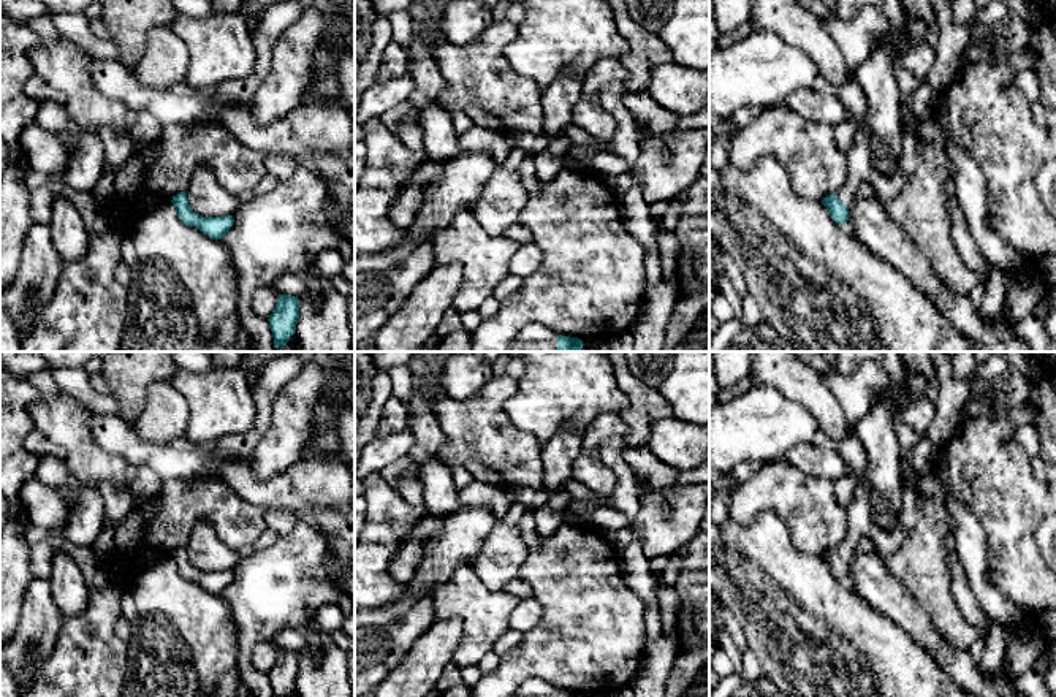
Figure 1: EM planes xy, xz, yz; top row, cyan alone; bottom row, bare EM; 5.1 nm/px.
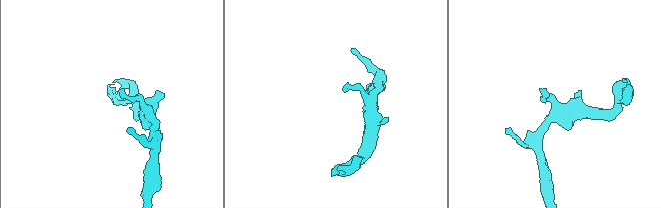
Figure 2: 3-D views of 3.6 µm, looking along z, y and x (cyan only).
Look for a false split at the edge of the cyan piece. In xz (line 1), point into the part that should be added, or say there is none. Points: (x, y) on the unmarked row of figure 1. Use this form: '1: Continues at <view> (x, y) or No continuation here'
1: No continuation here

